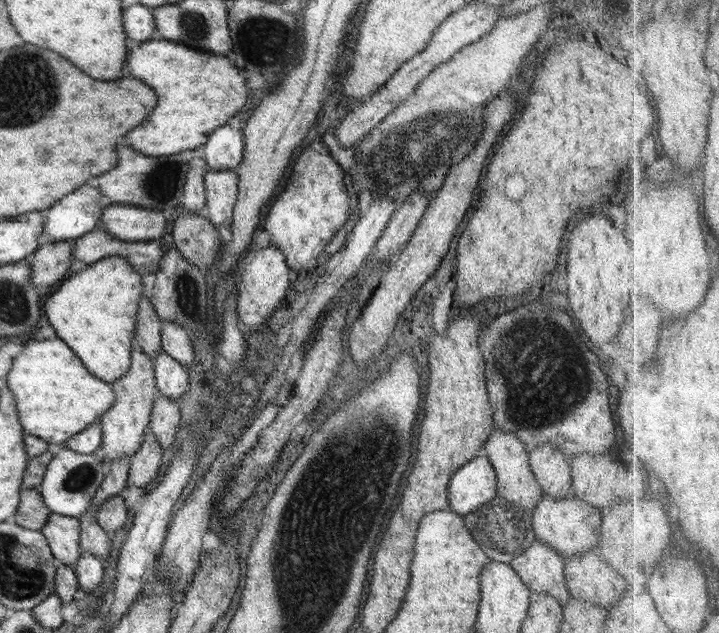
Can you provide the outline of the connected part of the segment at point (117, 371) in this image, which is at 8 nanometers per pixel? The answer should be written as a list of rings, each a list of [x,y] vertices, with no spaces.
[[[110,256],[70,276],[60,290],[46,300],[44,314],[54,326],[58,338],[74,350],[90,374],[112,383],[130,369],[130,340],[134,338],[138,303],[143,291],[142,274],[138,274],[128,260]]]

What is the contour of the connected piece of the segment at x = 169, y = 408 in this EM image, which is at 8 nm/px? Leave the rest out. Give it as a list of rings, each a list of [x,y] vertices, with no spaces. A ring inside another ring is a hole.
[[[160,395],[154,401],[154,406],[150,415],[149,428],[156,435],[156,439],[160,443],[162,449],[166,450],[176,439],[174,435],[178,432],[180,424],[180,409],[177,400],[170,399],[164,395]]]

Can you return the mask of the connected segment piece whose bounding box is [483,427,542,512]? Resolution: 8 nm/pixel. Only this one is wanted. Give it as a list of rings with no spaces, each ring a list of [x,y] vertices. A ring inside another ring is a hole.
[[[495,427],[483,444],[487,458],[492,463],[497,478],[497,494],[518,509],[533,512],[542,491],[529,463],[529,452],[518,435]]]

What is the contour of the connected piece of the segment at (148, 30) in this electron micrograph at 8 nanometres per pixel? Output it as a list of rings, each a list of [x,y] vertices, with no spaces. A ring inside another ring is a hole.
[[[136,3],[123,9],[124,32],[128,38],[138,42],[146,42],[158,38],[153,9]]]

